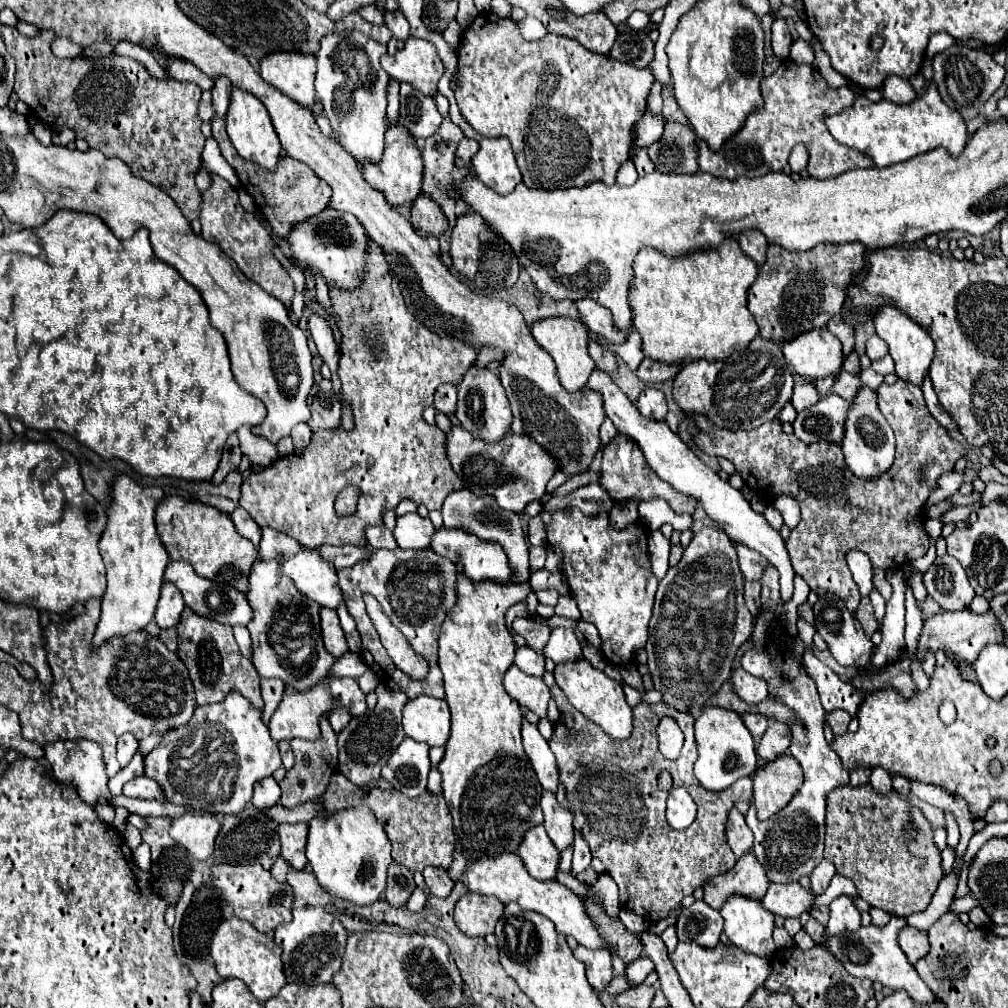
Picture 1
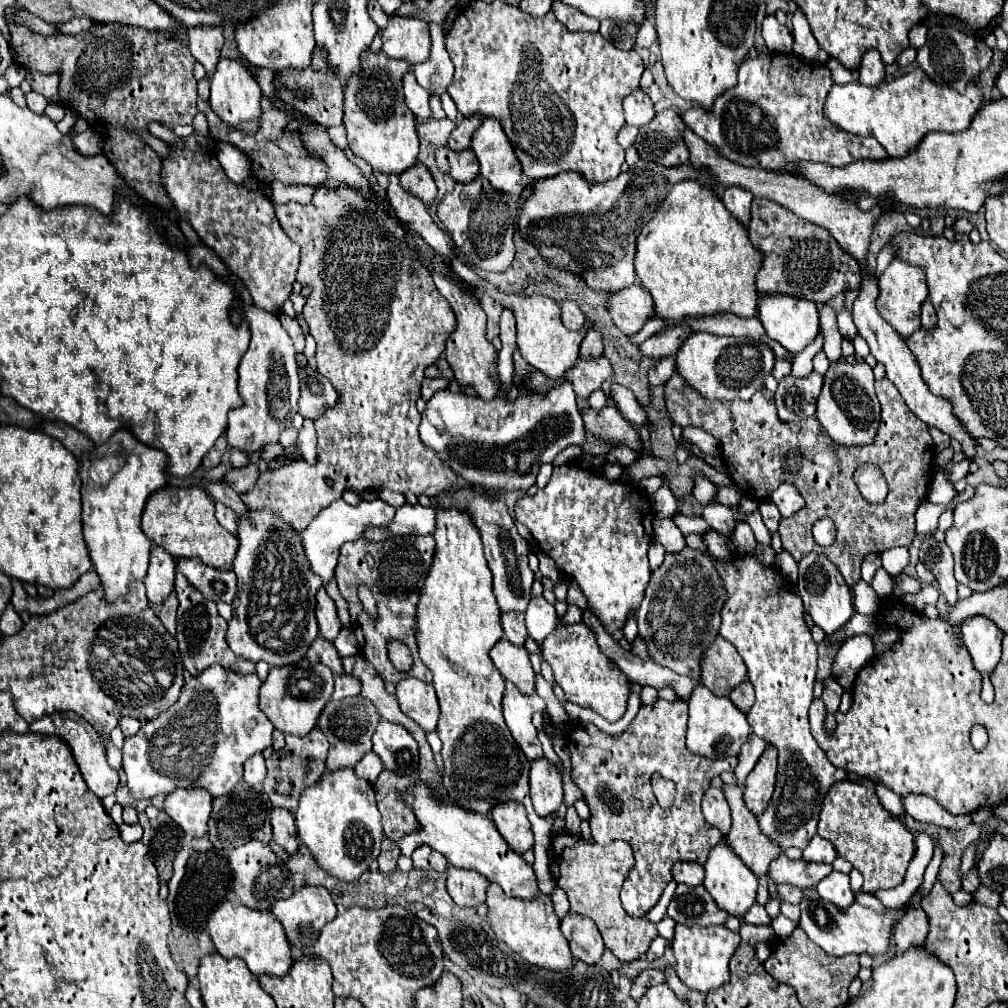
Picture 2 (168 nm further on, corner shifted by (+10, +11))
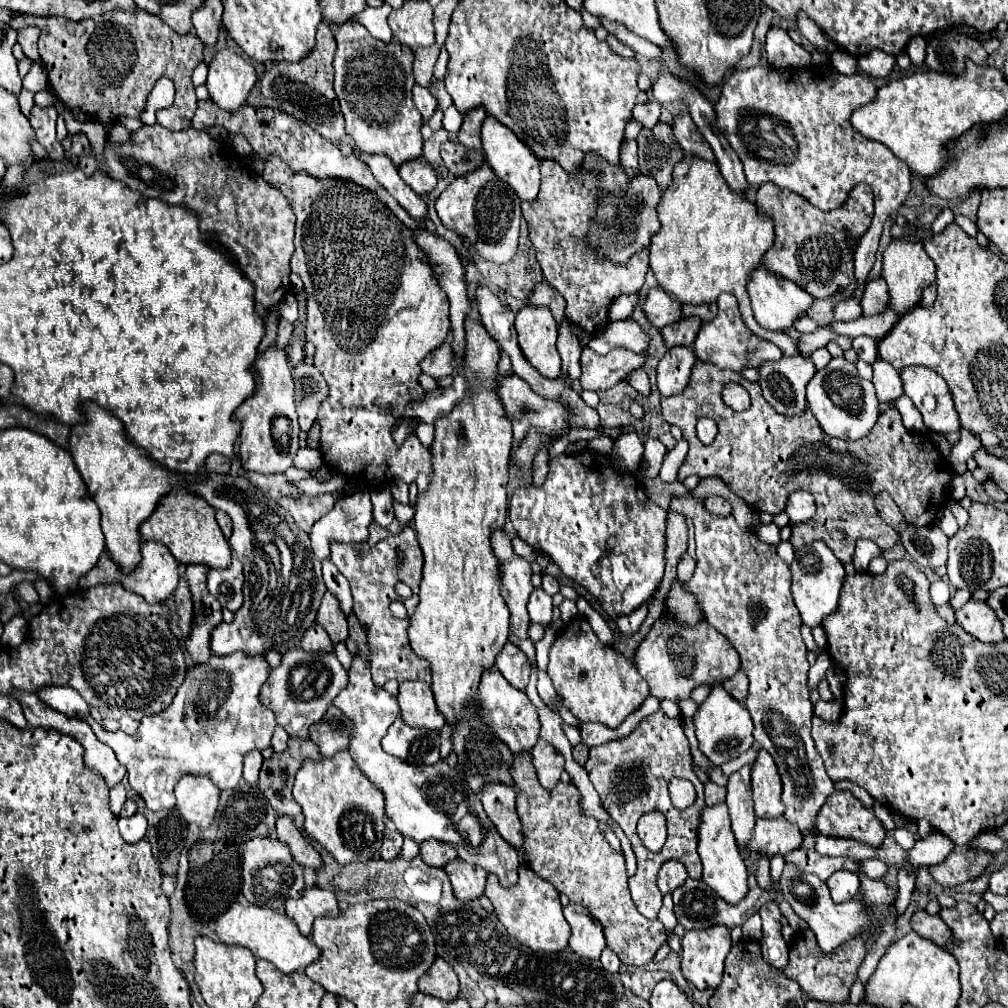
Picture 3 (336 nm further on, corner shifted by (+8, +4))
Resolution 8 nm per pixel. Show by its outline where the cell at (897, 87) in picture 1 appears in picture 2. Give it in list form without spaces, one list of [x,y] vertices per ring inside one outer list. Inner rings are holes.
[[[868,49],[864,53],[858,73],[860,73],[860,83],[866,85],[866,87],[874,87],[878,83],[884,83],[886,69],[884,69],[882,57],[880,57],[880,53],[876,49]]]

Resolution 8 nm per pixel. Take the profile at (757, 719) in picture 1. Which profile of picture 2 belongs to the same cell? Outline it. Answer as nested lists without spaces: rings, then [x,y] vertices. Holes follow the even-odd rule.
[[[744,681],[742,685],[738,685],[736,689],[730,691],[730,701],[742,711],[746,713],[752,705],[754,705],[754,687],[750,685],[750,681]]]

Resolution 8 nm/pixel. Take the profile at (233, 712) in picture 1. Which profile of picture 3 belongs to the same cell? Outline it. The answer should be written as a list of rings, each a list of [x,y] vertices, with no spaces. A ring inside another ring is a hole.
[[[220,658],[196,666],[198,676],[186,676],[172,704],[154,718],[144,716],[134,736],[106,732],[90,714],[76,716],[90,724],[96,738],[108,744],[128,770],[132,790],[150,810],[170,810],[176,804],[174,784],[186,774],[208,774],[220,790],[236,788],[242,780],[242,760],[250,750],[270,746],[276,716],[260,704],[260,688],[268,678],[266,658]],[[216,666],[234,678],[216,678]]]

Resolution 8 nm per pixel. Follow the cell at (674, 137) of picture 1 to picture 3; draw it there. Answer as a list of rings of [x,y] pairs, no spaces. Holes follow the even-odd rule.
[[[656,124],[654,128],[642,128],[638,136],[638,170],[640,174],[652,176],[662,192],[672,182],[672,168],[684,158],[680,144],[676,144],[672,126]]]

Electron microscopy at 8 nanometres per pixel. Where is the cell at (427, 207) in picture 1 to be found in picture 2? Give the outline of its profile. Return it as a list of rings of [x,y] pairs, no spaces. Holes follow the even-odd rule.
[[[416,163],[412,169],[408,169],[408,171],[402,173],[400,185],[402,185],[408,193],[412,193],[414,197],[418,197],[426,207],[432,205],[434,199],[436,199],[434,179],[432,179],[430,171],[428,171],[424,165],[420,165],[420,163]]]

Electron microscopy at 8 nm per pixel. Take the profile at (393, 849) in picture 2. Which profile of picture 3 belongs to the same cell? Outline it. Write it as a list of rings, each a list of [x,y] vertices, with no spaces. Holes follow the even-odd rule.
[[[388,826],[384,830],[384,840],[382,840],[382,848],[380,848],[382,858],[384,860],[394,860],[400,854],[400,848],[402,848],[402,836],[400,836],[400,832],[396,832],[396,828]]]

